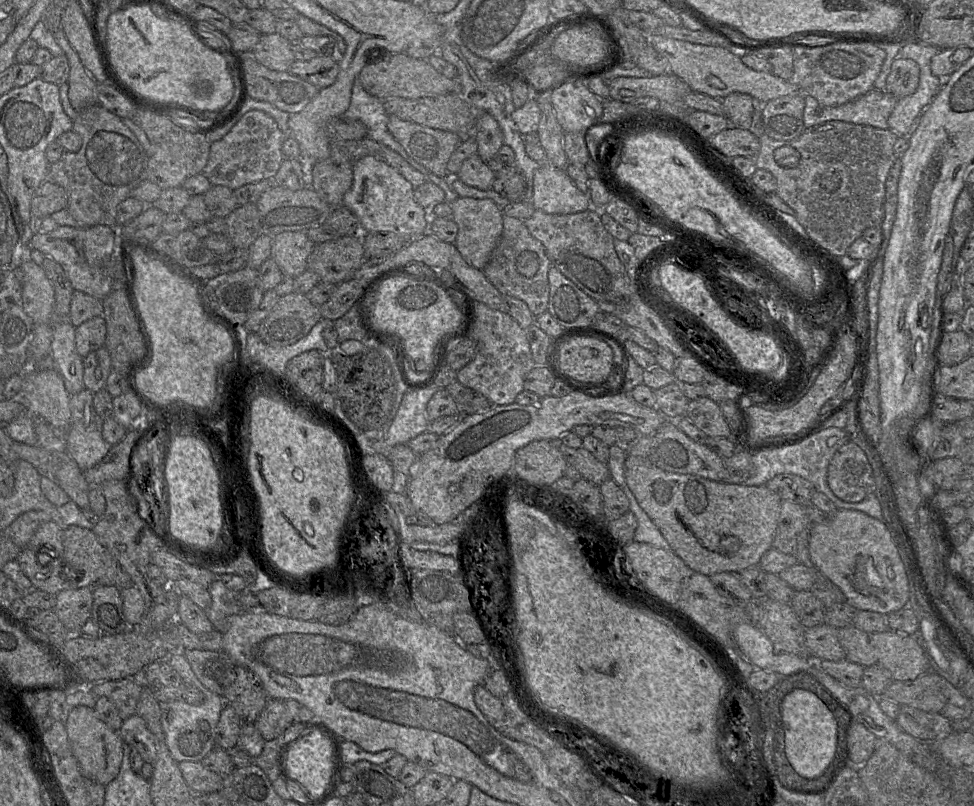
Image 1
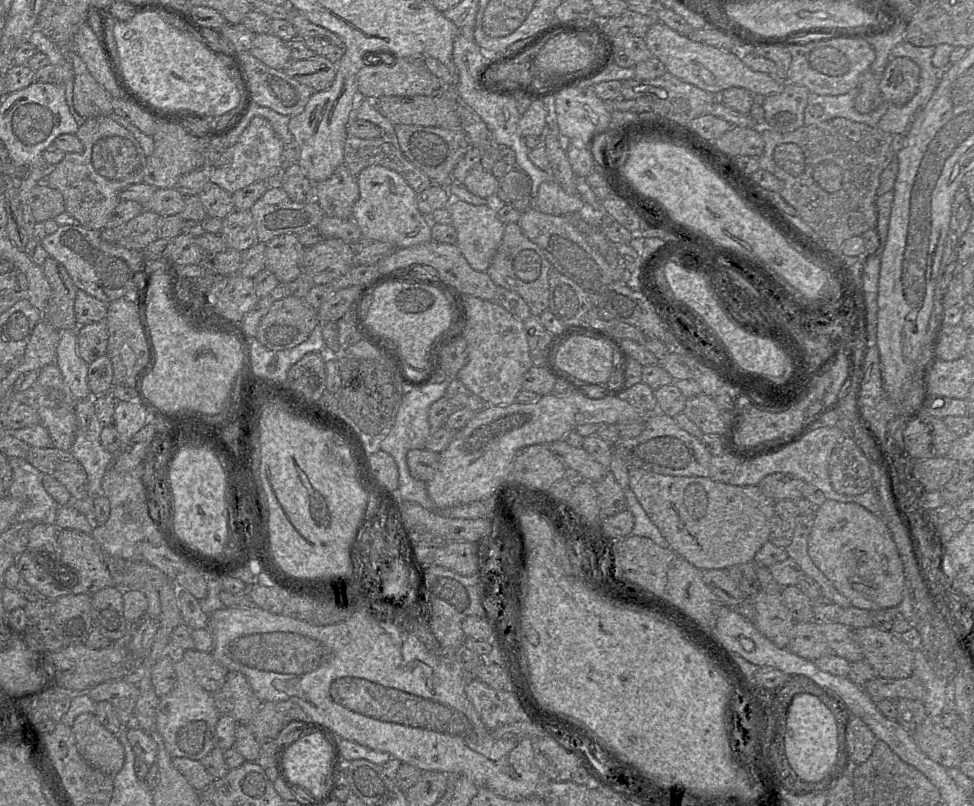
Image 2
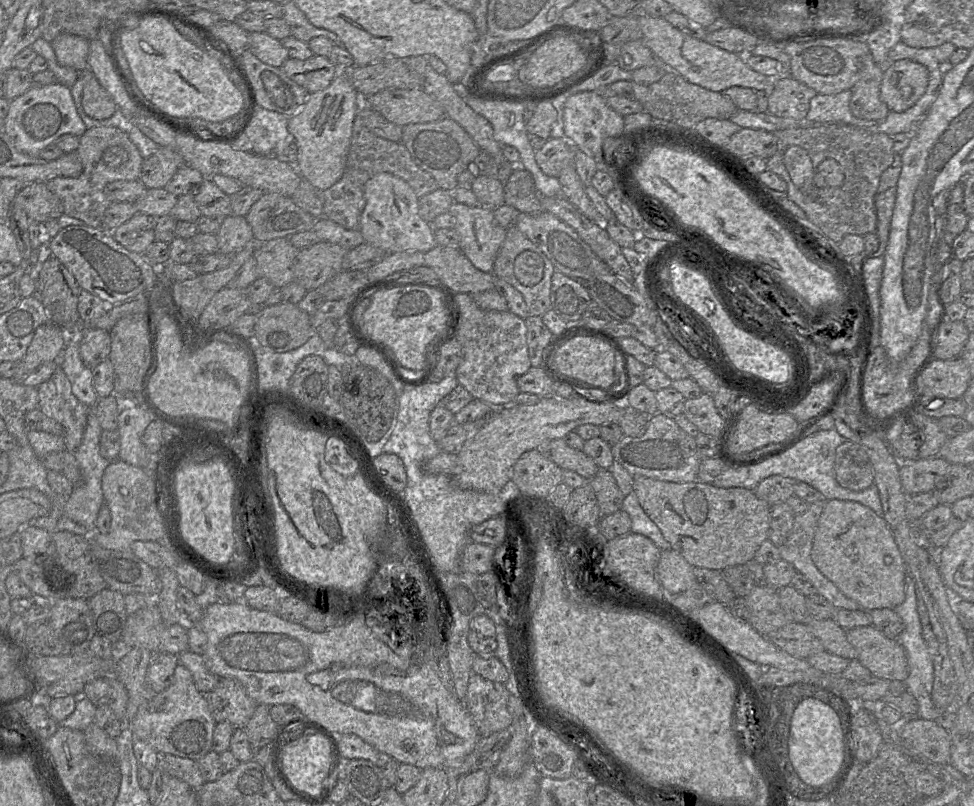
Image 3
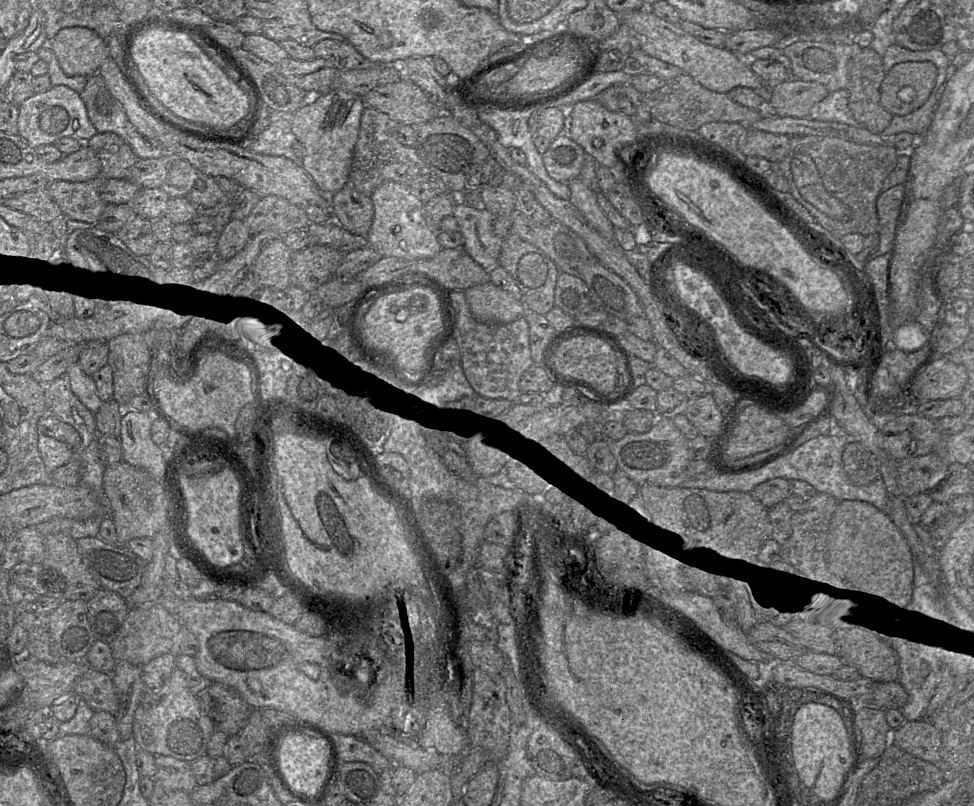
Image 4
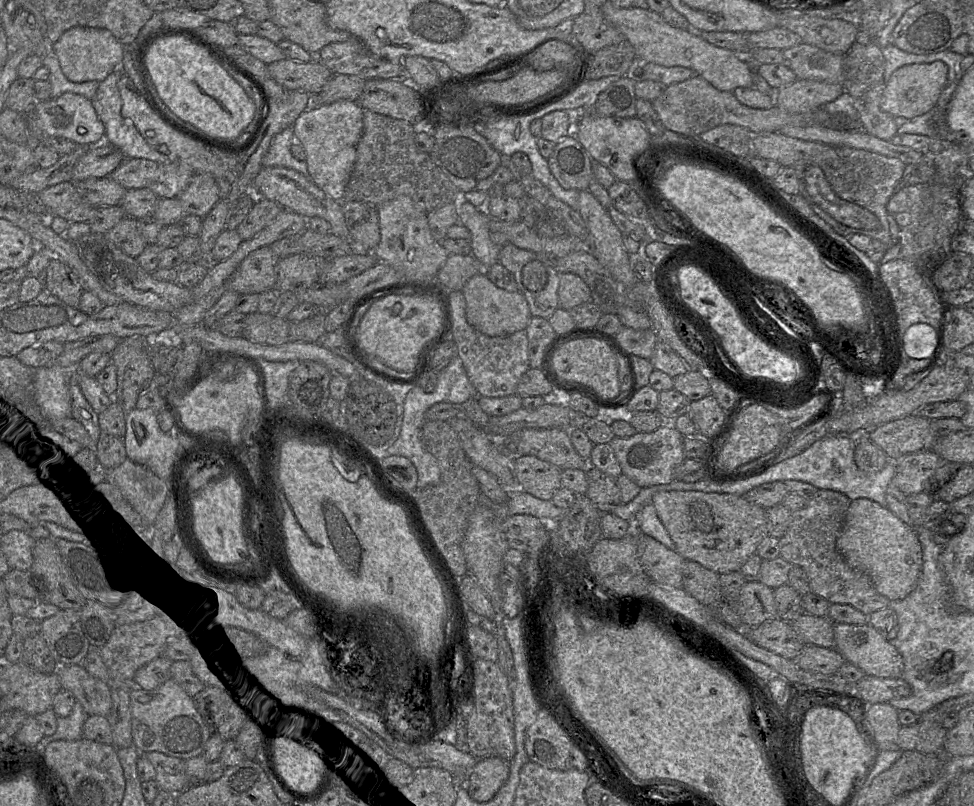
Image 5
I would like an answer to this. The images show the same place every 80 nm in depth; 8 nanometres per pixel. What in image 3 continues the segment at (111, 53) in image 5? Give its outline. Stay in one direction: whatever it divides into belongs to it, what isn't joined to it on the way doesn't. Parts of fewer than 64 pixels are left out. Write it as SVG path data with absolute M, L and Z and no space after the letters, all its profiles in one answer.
M61 33L51 45L59 64L83 71L88 68L89 41L81 36Z

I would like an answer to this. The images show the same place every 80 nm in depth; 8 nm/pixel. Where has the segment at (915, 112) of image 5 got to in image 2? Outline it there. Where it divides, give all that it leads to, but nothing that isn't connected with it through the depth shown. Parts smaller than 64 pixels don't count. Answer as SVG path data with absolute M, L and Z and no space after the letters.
M910 58L890 60L879 81L883 100L895 105L906 104L916 94L919 79L920 68Z

